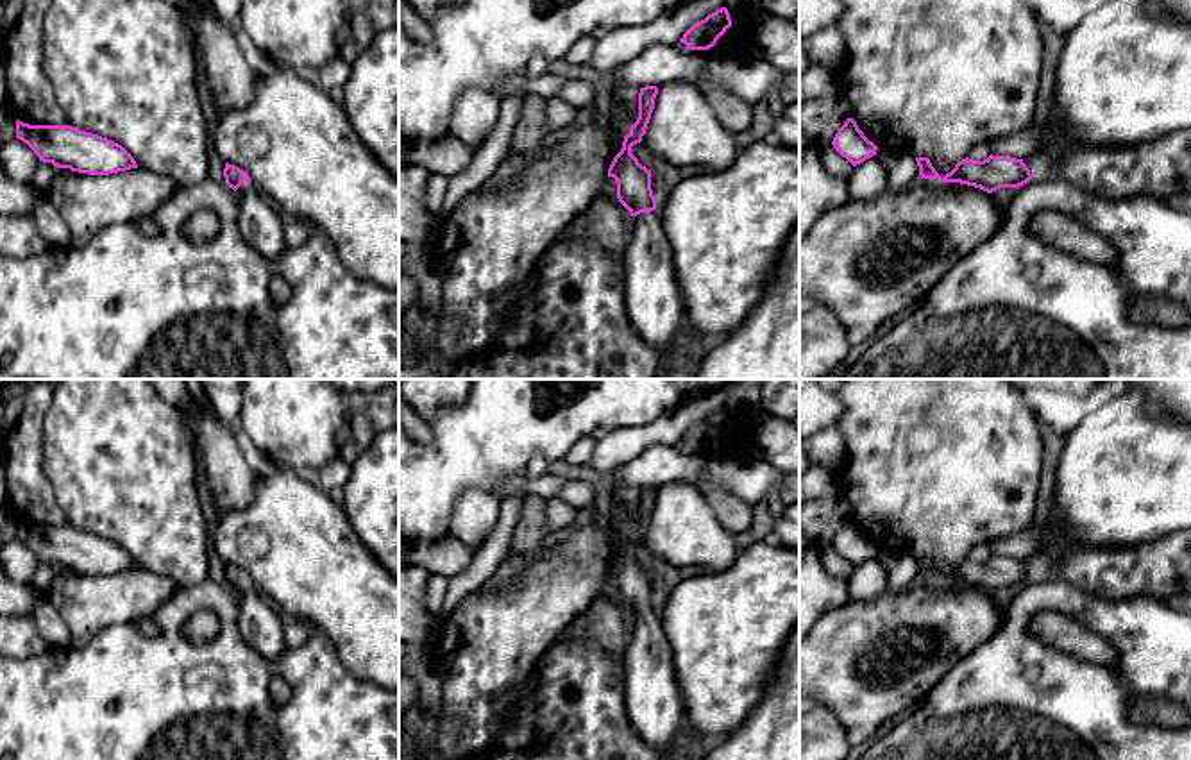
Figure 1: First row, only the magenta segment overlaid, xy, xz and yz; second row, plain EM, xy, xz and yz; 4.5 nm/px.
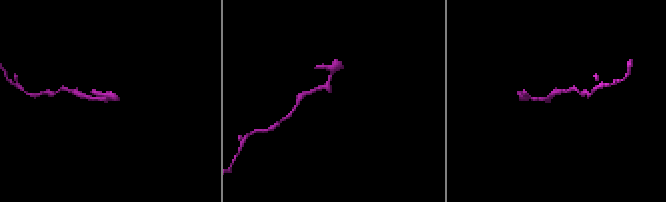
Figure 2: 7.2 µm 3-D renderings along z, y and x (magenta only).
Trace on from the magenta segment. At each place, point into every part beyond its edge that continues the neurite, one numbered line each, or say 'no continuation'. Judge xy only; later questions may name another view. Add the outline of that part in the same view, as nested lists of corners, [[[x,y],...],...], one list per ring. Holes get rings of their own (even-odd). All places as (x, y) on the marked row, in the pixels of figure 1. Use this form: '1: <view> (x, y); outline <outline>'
1: xy (261, 224); outline [[[245,181],[236,190],[240,211],[238,229],[245,241],[268,259],[277,259],[286,250],[286,216],[252,182]]]

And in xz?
1: xz (653, 304); outline [[[656,209],[631,216],[631,234],[622,254],[626,315],[635,333],[667,361],[683,349],[685,306],[678,290],[671,247]]]

